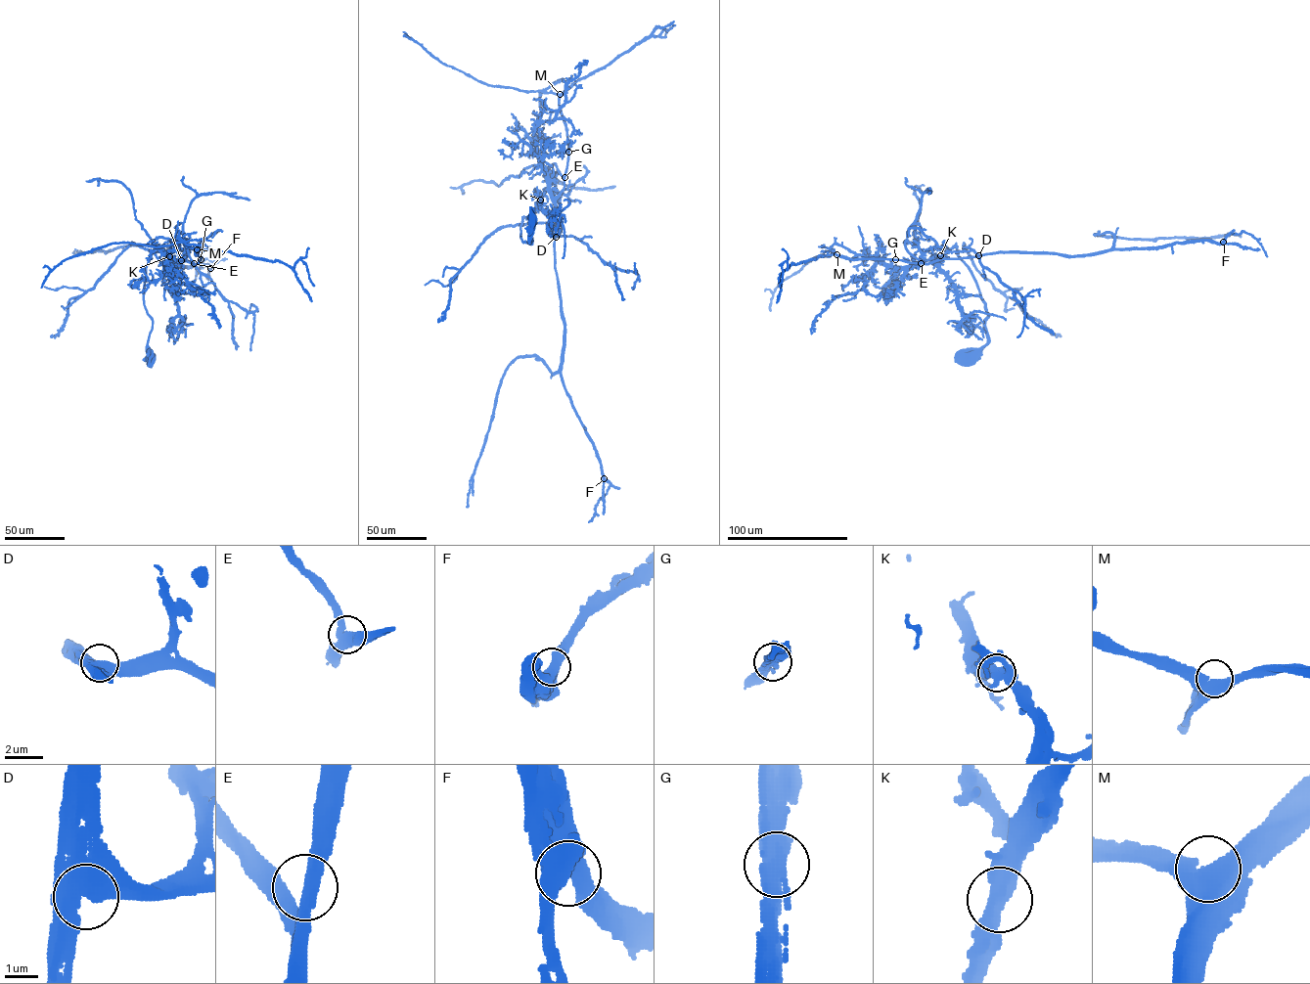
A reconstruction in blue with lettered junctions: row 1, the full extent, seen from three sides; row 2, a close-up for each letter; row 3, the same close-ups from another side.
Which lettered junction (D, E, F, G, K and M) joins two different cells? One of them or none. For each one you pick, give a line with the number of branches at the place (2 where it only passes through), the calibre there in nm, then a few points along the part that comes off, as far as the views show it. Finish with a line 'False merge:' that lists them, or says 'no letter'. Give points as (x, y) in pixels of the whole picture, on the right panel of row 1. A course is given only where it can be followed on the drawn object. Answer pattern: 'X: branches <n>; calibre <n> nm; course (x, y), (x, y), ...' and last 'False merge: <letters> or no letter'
False merge: no letter

